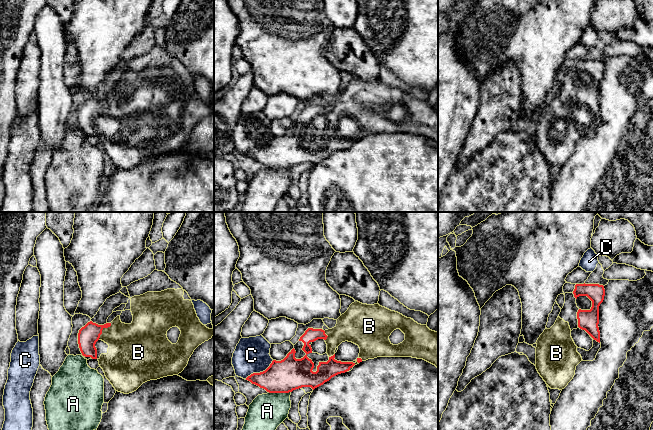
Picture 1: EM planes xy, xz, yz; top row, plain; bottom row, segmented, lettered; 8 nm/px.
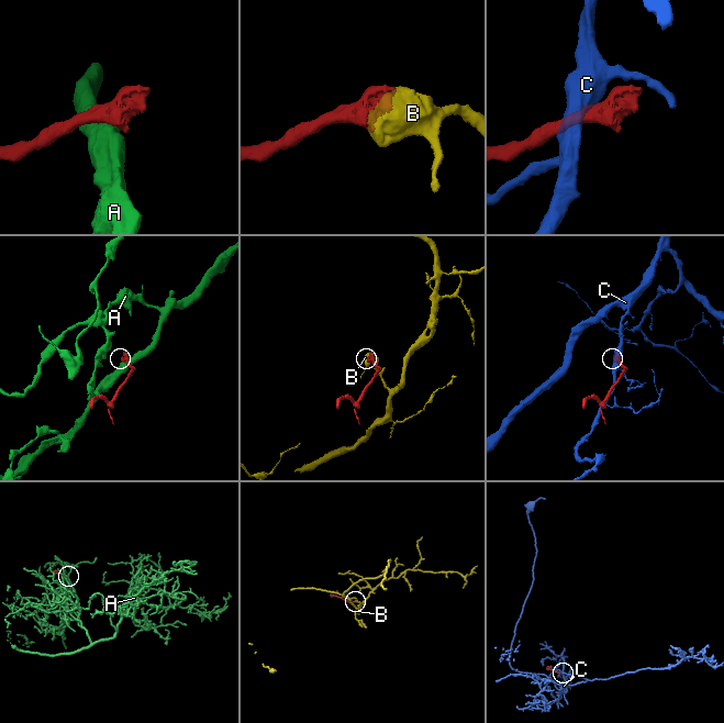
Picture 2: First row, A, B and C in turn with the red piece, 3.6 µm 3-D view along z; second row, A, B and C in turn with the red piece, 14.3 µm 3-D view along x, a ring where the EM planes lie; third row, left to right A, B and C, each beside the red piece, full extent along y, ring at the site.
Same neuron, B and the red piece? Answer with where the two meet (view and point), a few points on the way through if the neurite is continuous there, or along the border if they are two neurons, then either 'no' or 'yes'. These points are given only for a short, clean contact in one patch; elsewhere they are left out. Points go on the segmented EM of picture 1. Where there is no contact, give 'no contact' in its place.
meets red in xy at (102, 329); yes

